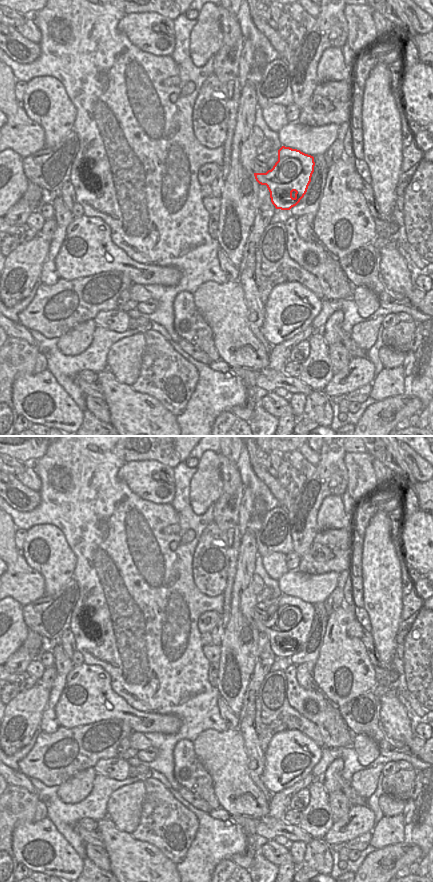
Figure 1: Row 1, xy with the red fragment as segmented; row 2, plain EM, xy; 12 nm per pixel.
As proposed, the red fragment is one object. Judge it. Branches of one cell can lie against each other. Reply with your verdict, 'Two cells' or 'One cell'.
One cell.

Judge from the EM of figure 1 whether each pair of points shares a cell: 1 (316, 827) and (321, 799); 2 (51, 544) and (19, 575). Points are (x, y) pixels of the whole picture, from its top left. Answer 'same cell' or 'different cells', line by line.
1: same cell
2: different cells

